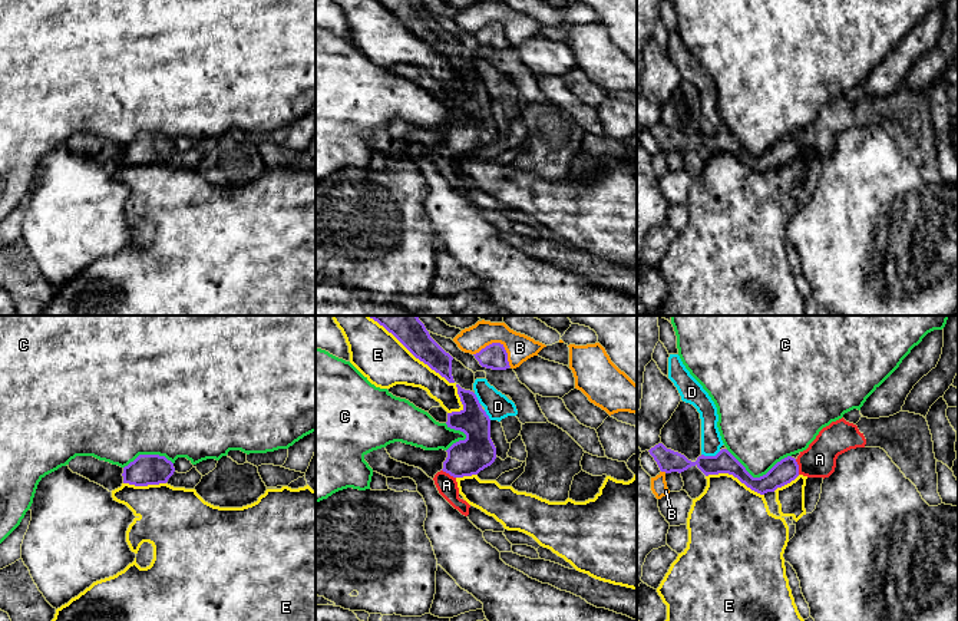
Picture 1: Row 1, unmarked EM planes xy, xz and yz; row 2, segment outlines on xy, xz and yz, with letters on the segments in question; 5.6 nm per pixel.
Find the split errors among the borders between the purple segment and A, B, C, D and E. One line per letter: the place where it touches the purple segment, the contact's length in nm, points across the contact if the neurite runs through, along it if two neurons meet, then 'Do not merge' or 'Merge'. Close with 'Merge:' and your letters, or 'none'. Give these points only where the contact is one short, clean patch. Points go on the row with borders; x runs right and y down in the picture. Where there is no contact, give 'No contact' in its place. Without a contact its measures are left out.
A: Touches purple at yz (798, 466). Shared border 90 nm. Path across: yz (783, 472), (798, 466), (819, 459). Merge
B: Touches purple at xz (498, 343). Shared border 220 nm. Do not merge
C: Touches purple at yz (760, 476). Shared border 380 nm. Boundary: yz (726, 449), (753, 476), (765, 475), (778, 462), (790, 456). Do not merge
D: Touches purple at yz (710, 456). Shared border 110 nm. Boundary: yz (720, 451), (714, 455), (702, 455). Do not merge
E: Touches purple at xz (423, 362). Shared border 750 nm. Do not merge
Merge: A

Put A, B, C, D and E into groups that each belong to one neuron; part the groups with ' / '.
A / B / C / D / E

